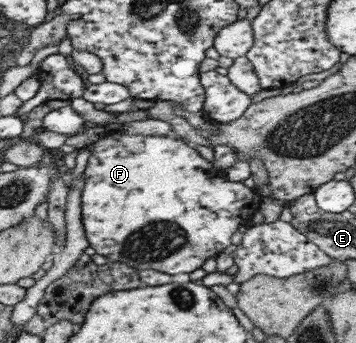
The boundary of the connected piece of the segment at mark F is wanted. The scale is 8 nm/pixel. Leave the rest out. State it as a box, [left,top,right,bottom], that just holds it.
[80,130,260,275]

